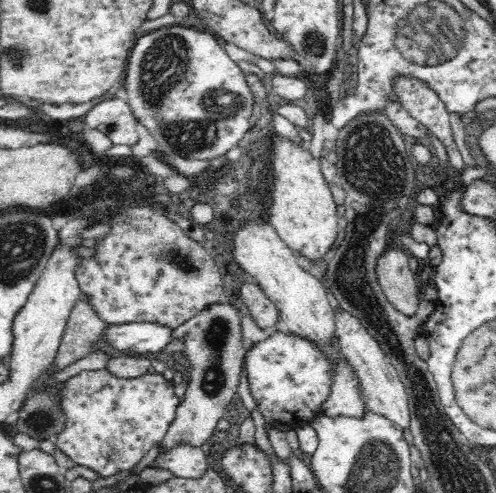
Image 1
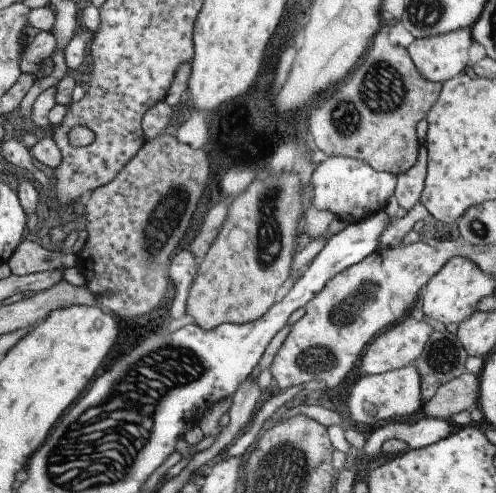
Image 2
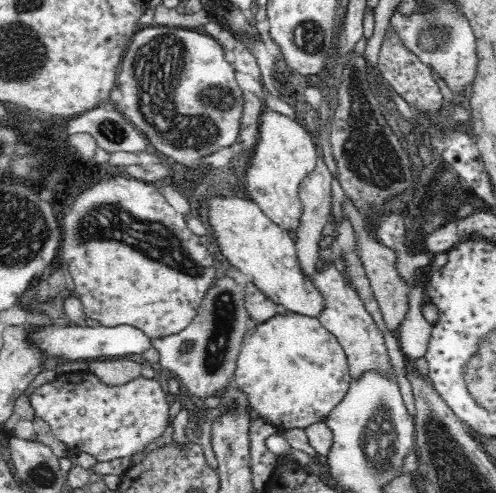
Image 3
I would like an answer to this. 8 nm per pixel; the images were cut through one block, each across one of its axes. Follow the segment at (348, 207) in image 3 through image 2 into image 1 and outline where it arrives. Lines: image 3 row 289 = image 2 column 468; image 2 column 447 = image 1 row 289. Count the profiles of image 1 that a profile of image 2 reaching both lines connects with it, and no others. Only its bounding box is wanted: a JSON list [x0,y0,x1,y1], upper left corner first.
[376,248,422,316]

